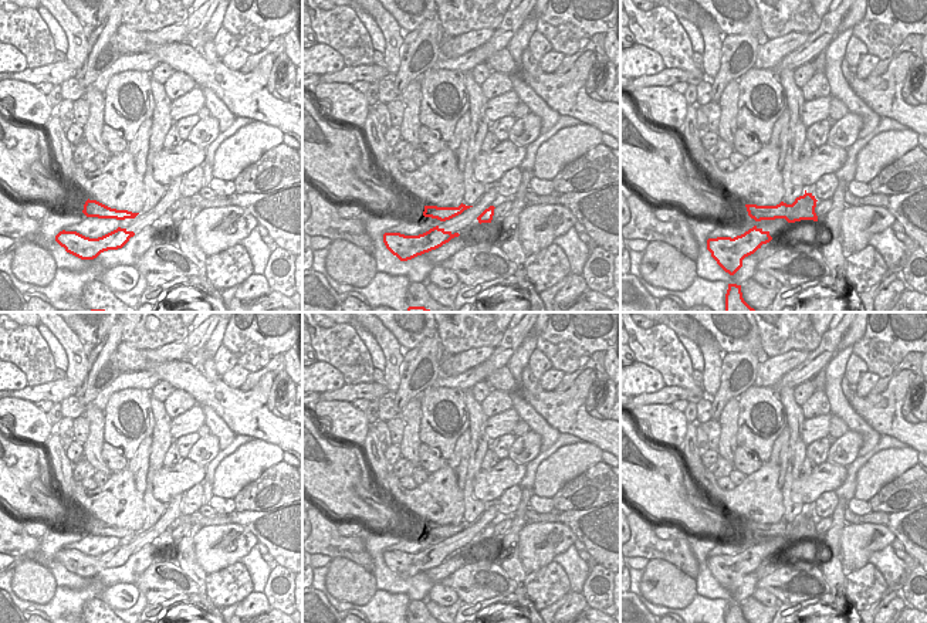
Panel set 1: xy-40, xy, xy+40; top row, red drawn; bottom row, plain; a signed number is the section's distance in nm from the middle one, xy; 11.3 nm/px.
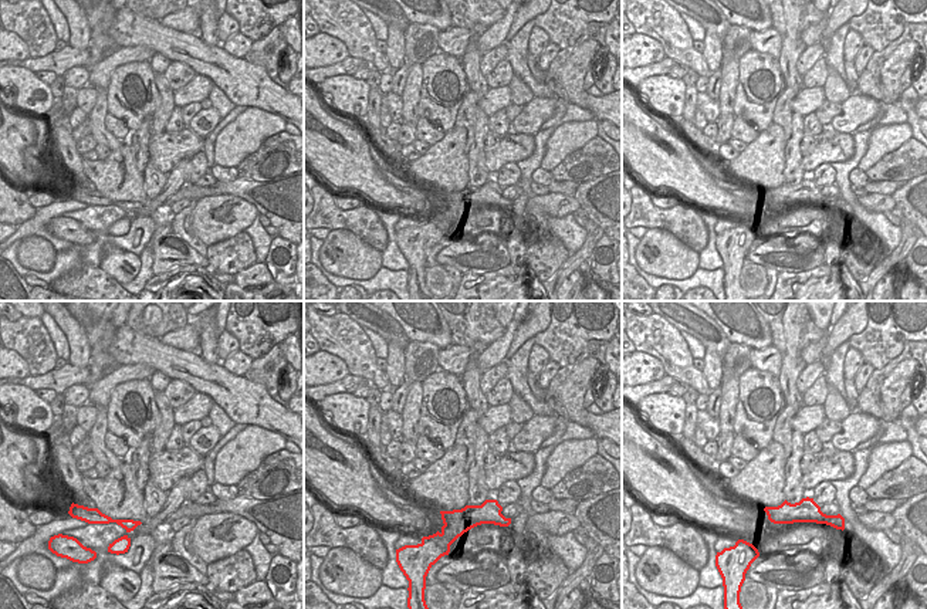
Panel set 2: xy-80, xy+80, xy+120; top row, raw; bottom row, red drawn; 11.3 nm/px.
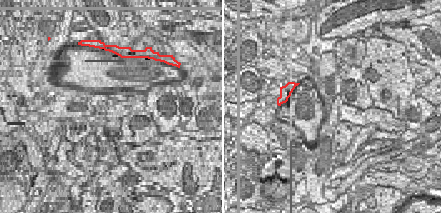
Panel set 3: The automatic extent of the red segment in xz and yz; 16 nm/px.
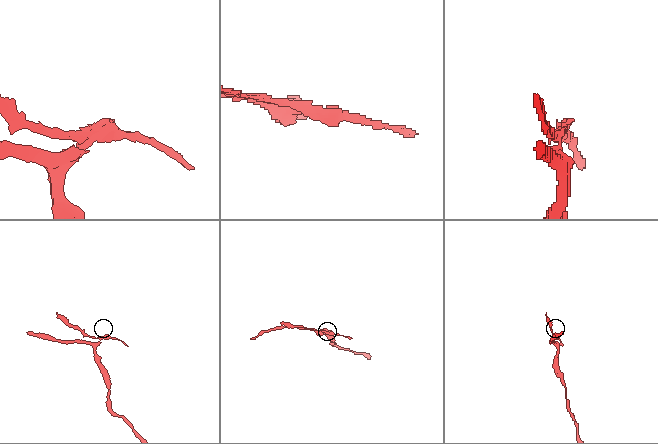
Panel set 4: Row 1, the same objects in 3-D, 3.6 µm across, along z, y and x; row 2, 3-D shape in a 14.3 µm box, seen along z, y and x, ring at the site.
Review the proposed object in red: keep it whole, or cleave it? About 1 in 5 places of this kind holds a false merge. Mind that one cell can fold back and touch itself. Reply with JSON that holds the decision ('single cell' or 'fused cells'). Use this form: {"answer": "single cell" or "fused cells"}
{"answer": "fused cells"}

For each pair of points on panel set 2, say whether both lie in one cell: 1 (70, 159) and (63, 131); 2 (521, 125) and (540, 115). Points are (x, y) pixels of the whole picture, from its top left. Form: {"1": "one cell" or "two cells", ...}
{"1": "one cell", "2": "one cell"}

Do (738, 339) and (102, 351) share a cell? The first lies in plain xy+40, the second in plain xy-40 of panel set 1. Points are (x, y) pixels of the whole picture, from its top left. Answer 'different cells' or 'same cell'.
different cells

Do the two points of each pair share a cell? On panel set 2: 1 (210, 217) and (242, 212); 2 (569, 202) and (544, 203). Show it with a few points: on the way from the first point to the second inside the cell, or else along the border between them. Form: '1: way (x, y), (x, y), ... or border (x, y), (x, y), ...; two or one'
1: way (217, 217), (234, 215); one
2: way (564, 203), (550, 203); one

